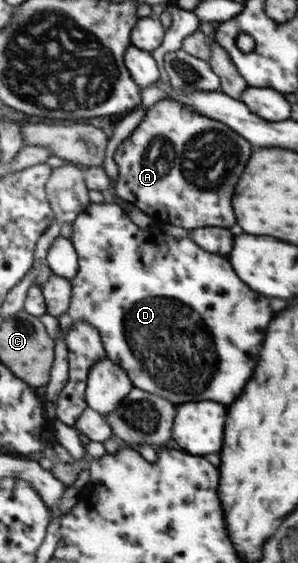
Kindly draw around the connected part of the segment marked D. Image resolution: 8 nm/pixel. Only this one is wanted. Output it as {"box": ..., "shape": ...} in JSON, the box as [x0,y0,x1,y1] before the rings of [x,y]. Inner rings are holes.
{"box":[45,203,274,404],"shape":[[[114,203],[88,204],[71,224],[69,240],[75,247],[79,268],[69,280],[71,296],[68,310],[57,318],[61,335],[54,340],[54,366],[45,384],[46,400],[53,402],[67,379],[65,332],[71,324],[85,322],[99,332],[107,359],[119,365],[136,388],[162,396],[174,404],[198,400],[216,400],[220,404],[234,402],[256,366],[260,344],[265,336],[260,332],[266,330],[274,316],[268,300],[240,282],[228,258],[206,252],[188,238],[165,237],[154,226],[138,228]]]}

